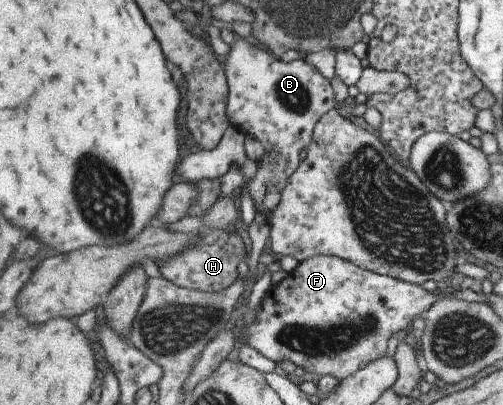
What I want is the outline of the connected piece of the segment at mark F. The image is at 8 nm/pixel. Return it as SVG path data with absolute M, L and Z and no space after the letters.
M315 256L313 258L306 259L306 261L299 262L296 266L296 268L289 273L289 275L281 281L281 283L277 284L275 287L272 287L272 289L269 289L265 295L262 298L262 304L259 305L259 309L257 310L257 321L255 322L254 325L252 325L248 329L248 341L247 344L250 346L253 346L255 349L258 349L263 355L266 355L269 359L272 359L273 361L276 361L276 363L279 363L279 361L291 361L295 367L301 367L304 371L315 373L315 375L322 375L322 376L328 376L332 375L333 377L336 377L338 380L342 380L343 378L349 377L351 374L354 374L358 369L361 369L362 367L365 367L370 361L376 360L381 358L382 356L386 355L386 347L387 347L387 340L391 336L398 336L398 335L403 335L405 334L409 328L411 322L416 318L422 315L422 313L428 308L431 307L432 303L435 303L435 301L441 299L441 298L447 298L444 295L439 295L437 297L437 293L435 291L438 288L432 292L427 292L421 288L421 286L415 285L415 284L410 284L407 282L402 282L401 280L396 280L395 278L389 277L389 276L384 276L381 274L376 274L375 272L369 271L369 270L364 270L363 268L357 267L354 263L351 263L349 260L342 260L339 259L337 256Z

